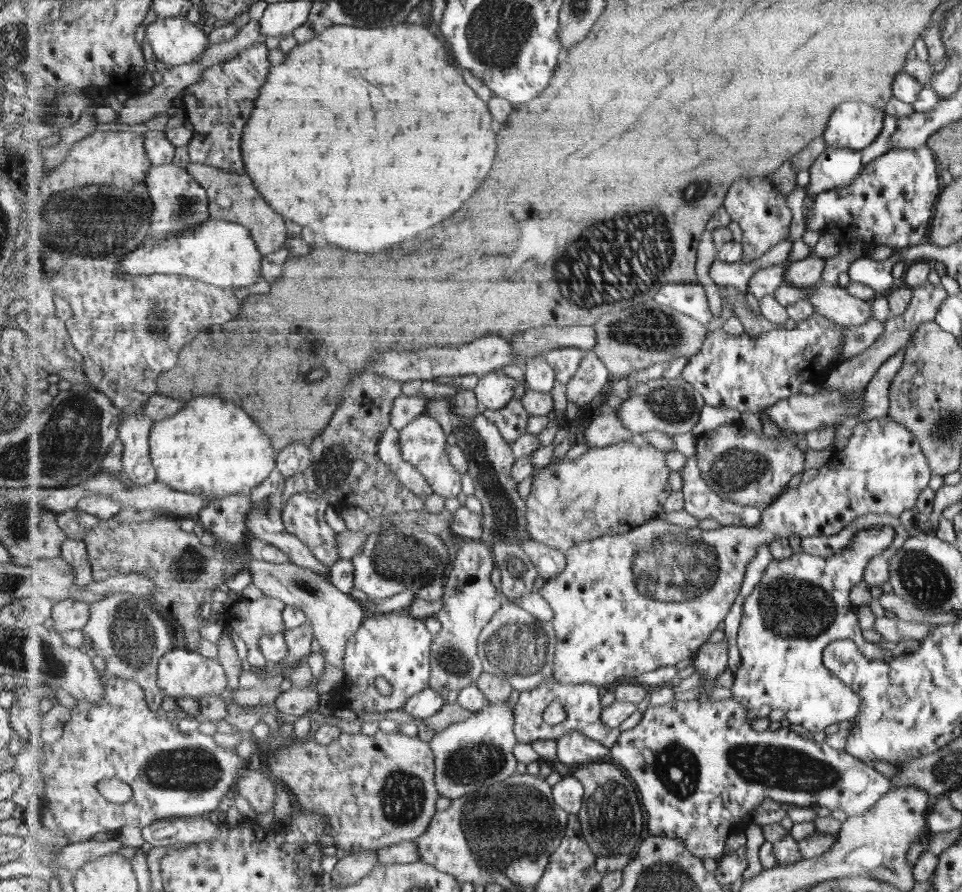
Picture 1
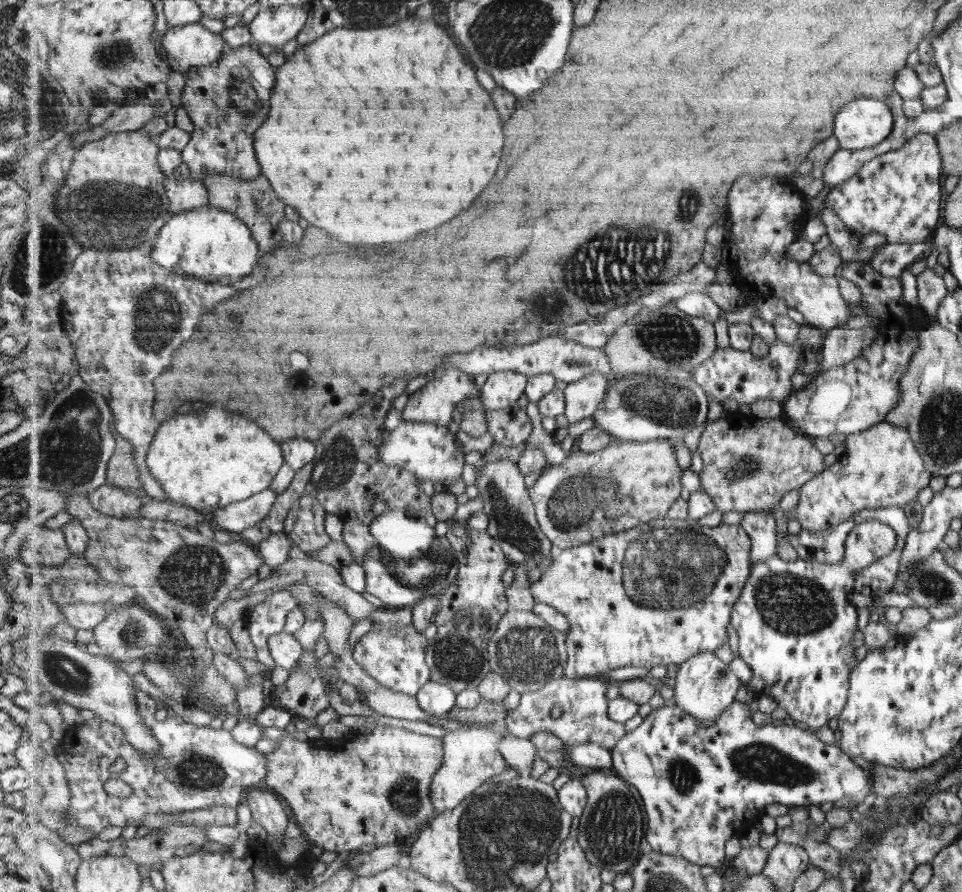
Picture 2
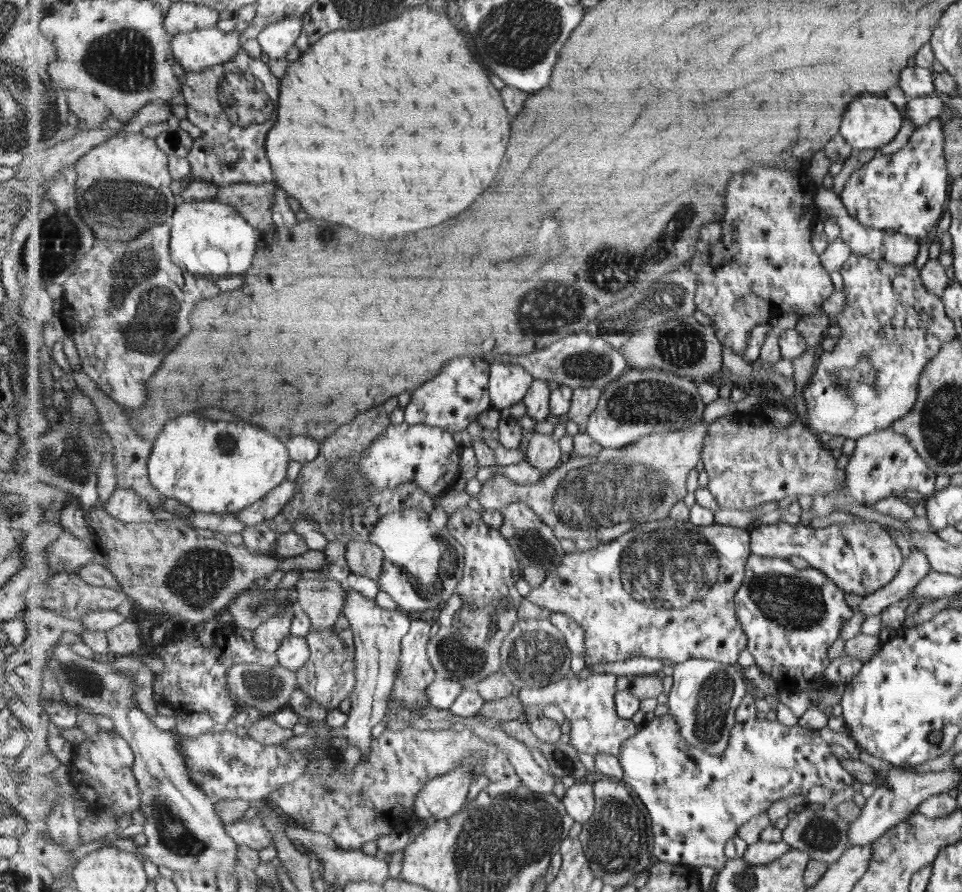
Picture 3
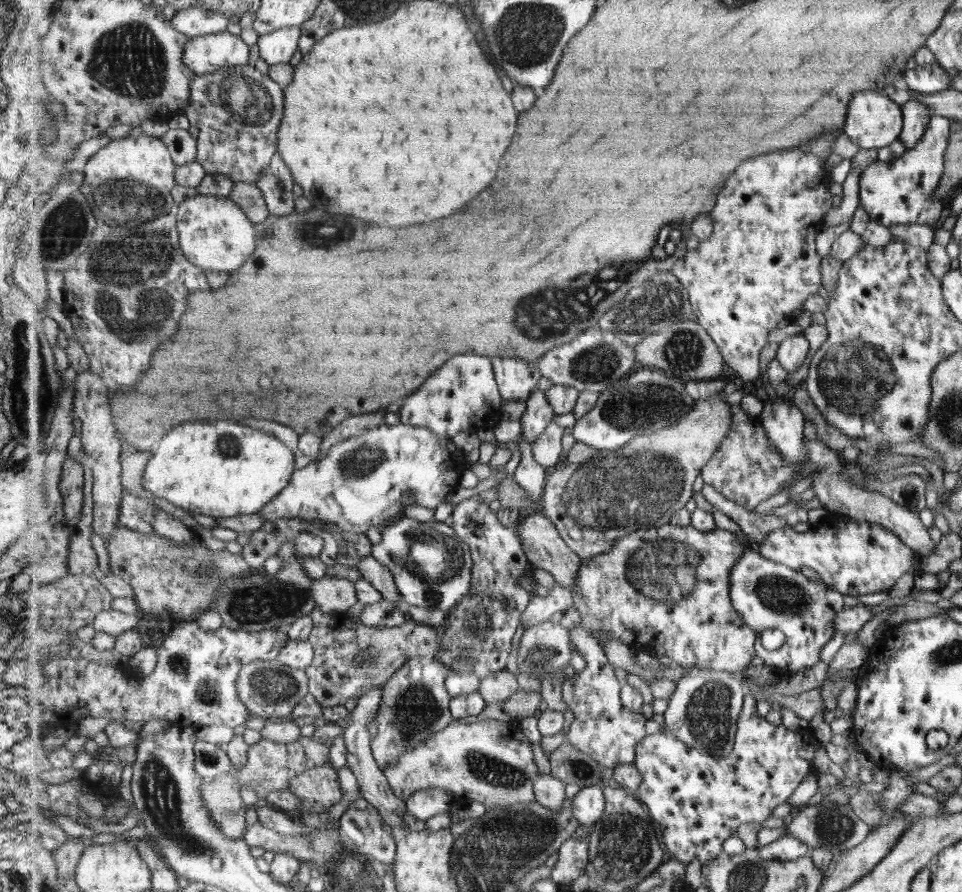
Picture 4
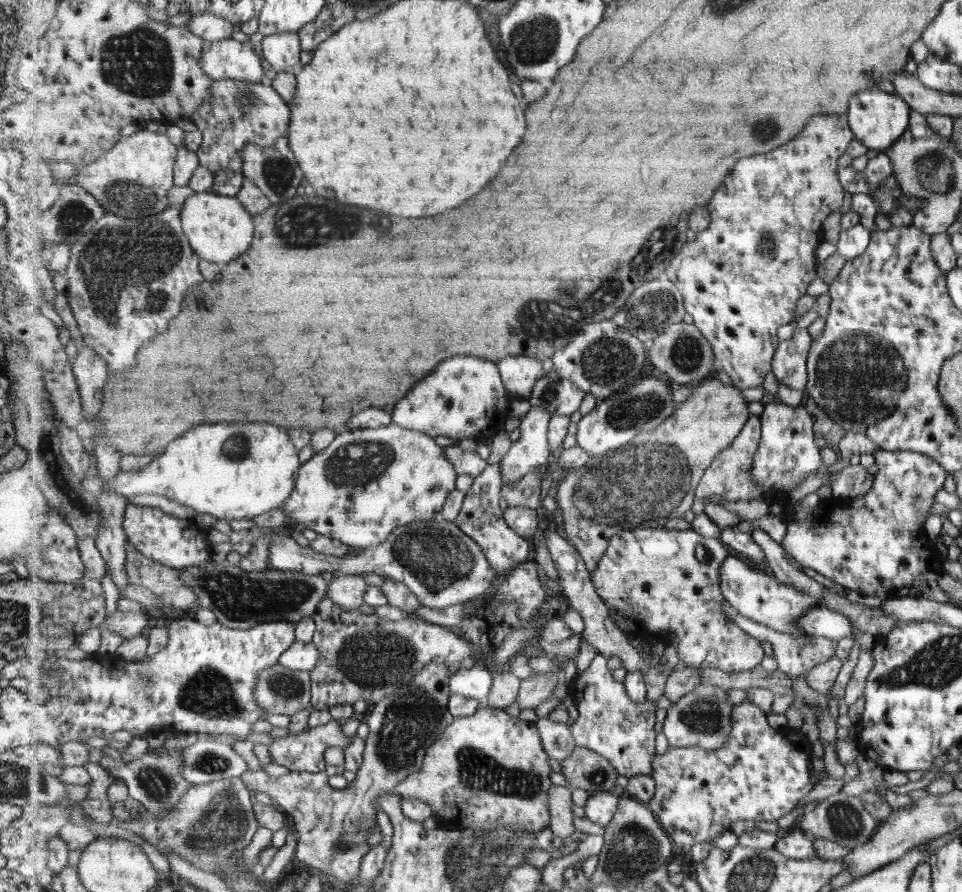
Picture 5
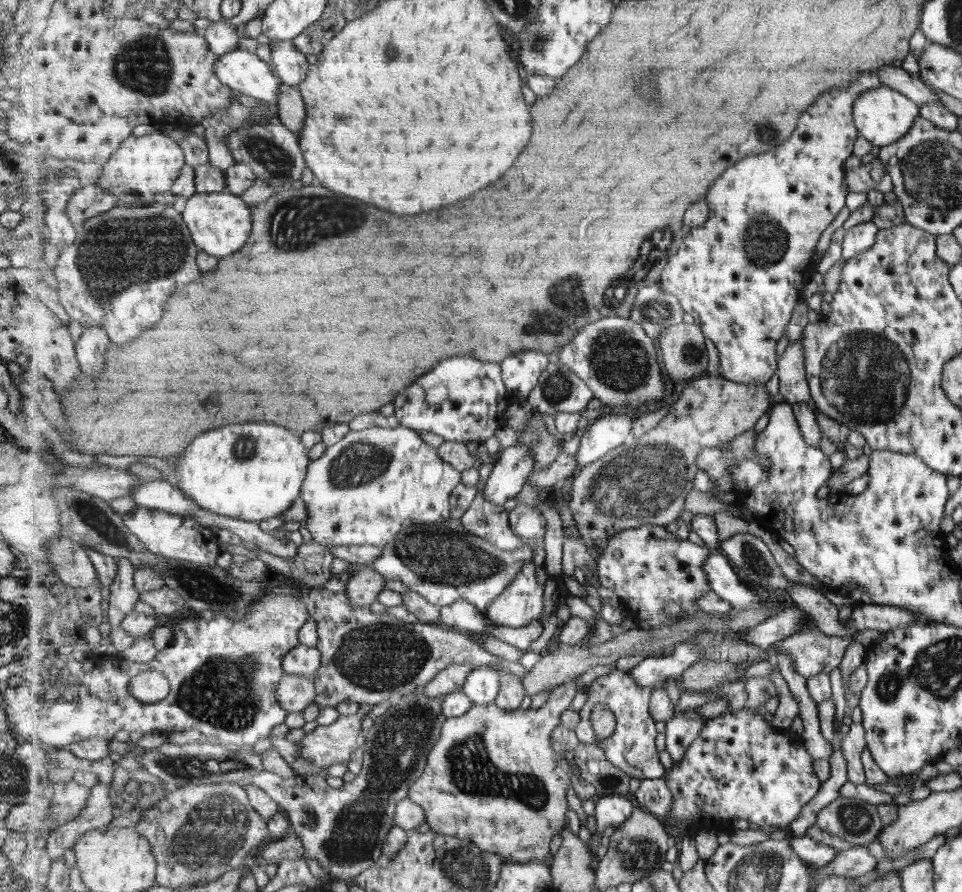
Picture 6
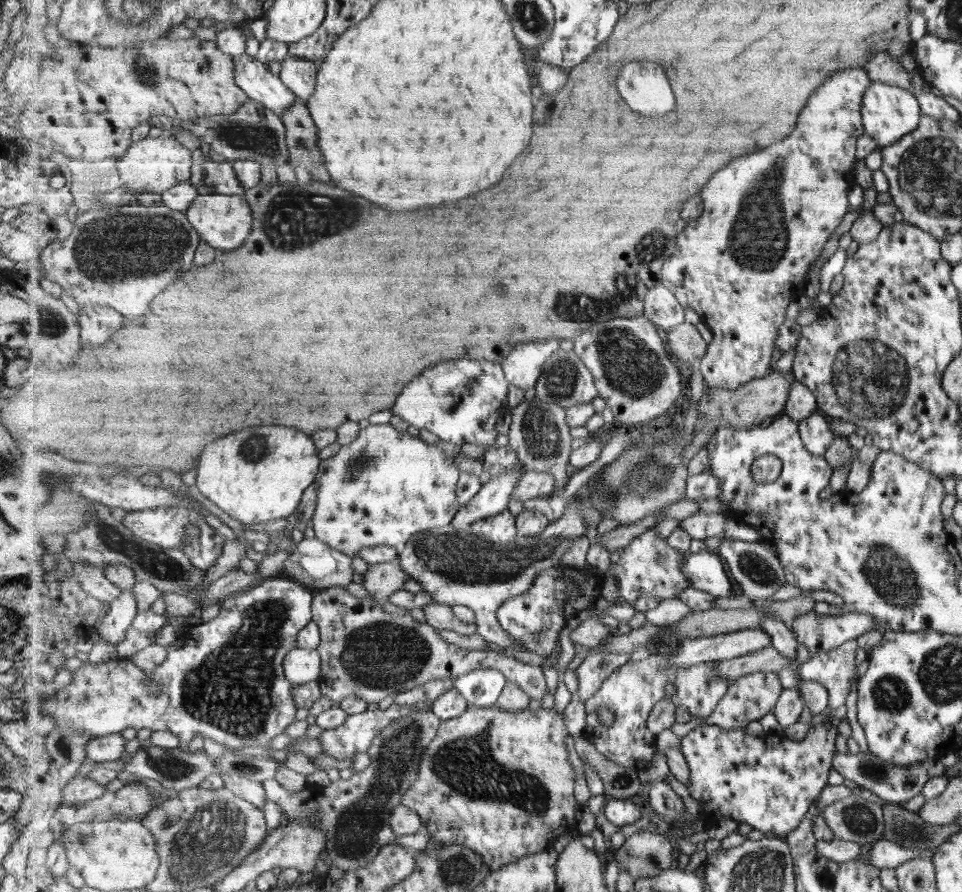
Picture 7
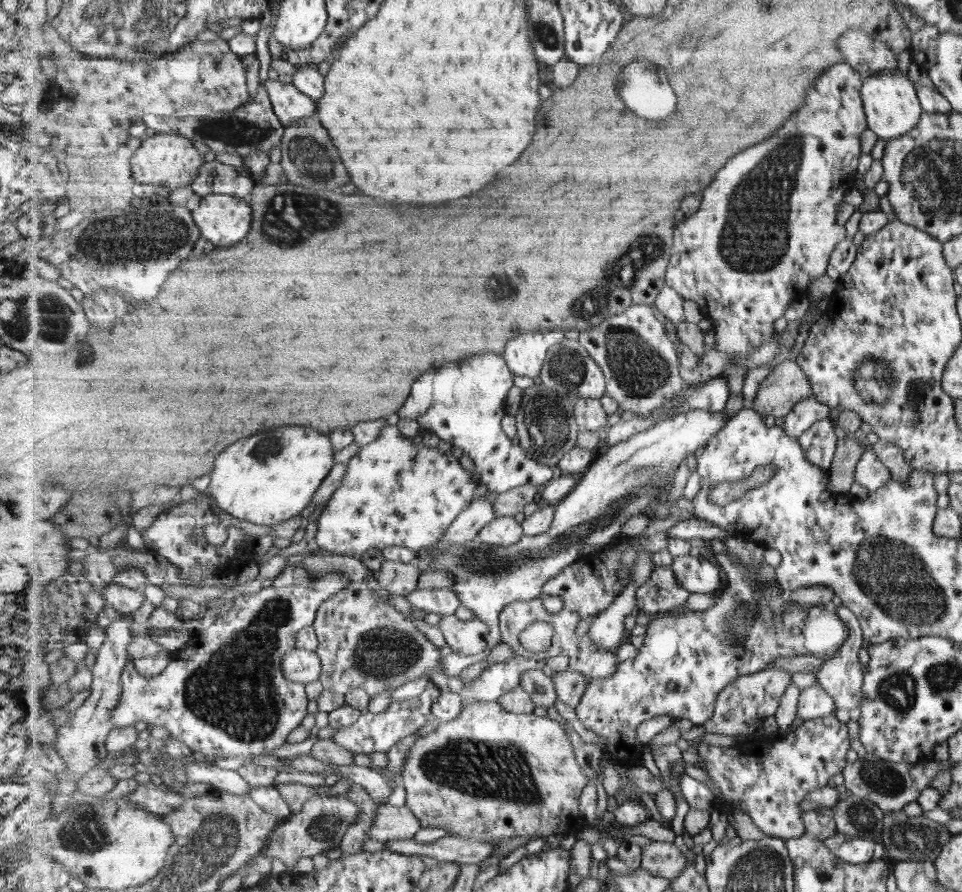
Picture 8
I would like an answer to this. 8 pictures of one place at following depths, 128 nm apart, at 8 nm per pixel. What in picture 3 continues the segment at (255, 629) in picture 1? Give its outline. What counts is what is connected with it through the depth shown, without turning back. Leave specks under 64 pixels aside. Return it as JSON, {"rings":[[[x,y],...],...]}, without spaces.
{"rings":[[[285,604],[285,610],[281,614],[273,616],[269,622],[254,631],[256,646],[268,654],[277,653],[281,644],[291,635],[295,614],[295,606]]]}

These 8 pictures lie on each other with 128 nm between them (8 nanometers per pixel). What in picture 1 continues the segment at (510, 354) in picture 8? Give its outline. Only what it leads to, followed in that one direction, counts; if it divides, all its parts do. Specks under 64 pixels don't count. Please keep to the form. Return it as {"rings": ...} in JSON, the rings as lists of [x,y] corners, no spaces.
{"rings":[[[495,372],[480,377],[474,390],[481,408],[501,410],[517,398],[516,388],[517,380],[515,378]]]}

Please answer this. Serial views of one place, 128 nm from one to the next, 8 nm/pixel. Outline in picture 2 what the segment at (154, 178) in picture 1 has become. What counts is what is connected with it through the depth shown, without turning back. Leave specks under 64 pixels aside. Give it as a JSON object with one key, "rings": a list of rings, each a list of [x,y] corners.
{"rings":[[[168,176],[166,188],[169,200],[171,200],[170,212],[172,216],[210,205],[209,189],[203,181],[189,177],[177,182],[173,177]]]}

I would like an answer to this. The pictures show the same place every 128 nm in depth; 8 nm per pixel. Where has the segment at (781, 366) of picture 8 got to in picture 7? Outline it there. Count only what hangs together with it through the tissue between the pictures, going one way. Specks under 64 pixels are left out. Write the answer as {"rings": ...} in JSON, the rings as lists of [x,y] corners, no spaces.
{"rings":[[[774,369],[769,375],[741,385],[737,390],[713,388],[713,386],[705,384],[701,400],[697,404],[697,410],[699,411],[697,417],[699,419],[695,422],[694,431],[709,421],[714,421],[717,429],[725,427],[726,424],[739,429],[751,425],[760,425],[765,418],[779,417],[786,412],[789,390],[793,388],[793,382],[796,379],[793,370],[780,372],[778,369]]]}

